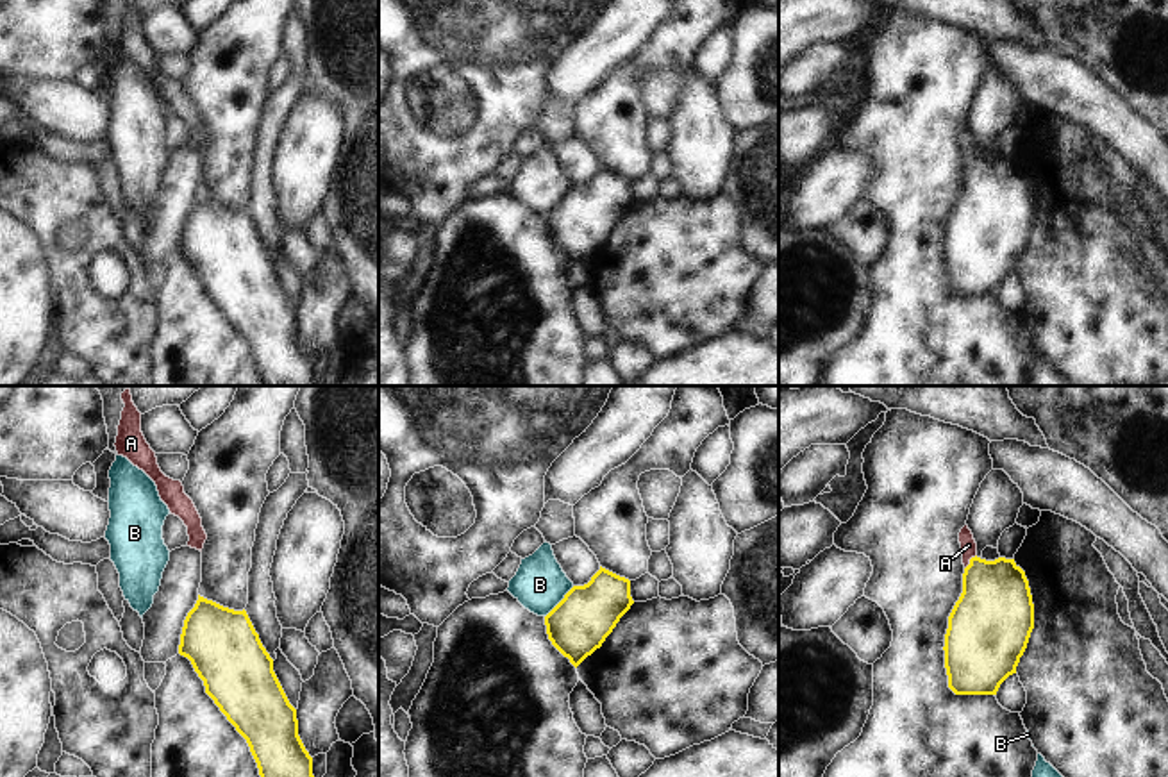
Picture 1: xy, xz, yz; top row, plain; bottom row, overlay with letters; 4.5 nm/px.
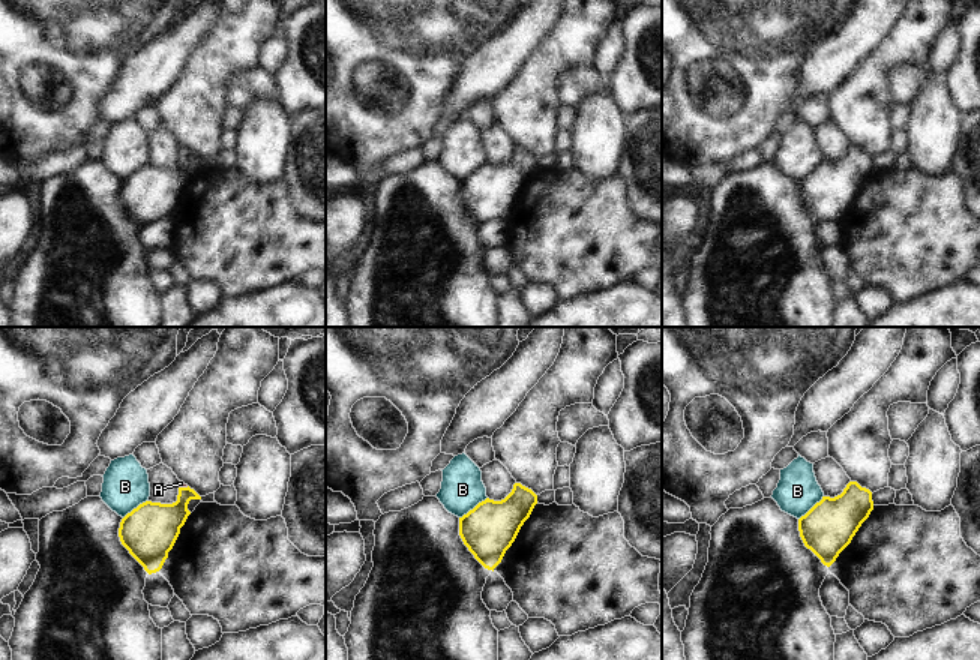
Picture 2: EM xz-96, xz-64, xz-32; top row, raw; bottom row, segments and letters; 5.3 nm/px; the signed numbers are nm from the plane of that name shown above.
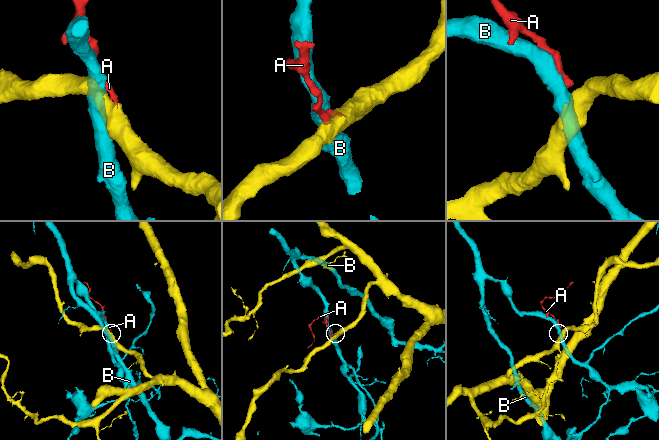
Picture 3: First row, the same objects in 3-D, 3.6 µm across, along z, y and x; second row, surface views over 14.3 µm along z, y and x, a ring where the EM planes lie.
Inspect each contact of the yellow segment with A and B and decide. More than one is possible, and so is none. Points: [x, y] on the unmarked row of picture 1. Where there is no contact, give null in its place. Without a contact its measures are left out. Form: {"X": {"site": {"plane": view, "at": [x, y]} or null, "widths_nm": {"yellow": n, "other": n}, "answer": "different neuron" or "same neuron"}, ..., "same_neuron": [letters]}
{"A": {"site": {"plane": "yz", "at": [970, 161]}, "widths_nm": {"yellow": 340, "other": 70}, "answer": "same neuron"}, "B": {"site": {"plane": "xz", "at": [559, 202]}, "widths_nm": {"yellow": 280, "other": 240}, "answer": "different neuron"}, "same_neuron": ["A"]}

